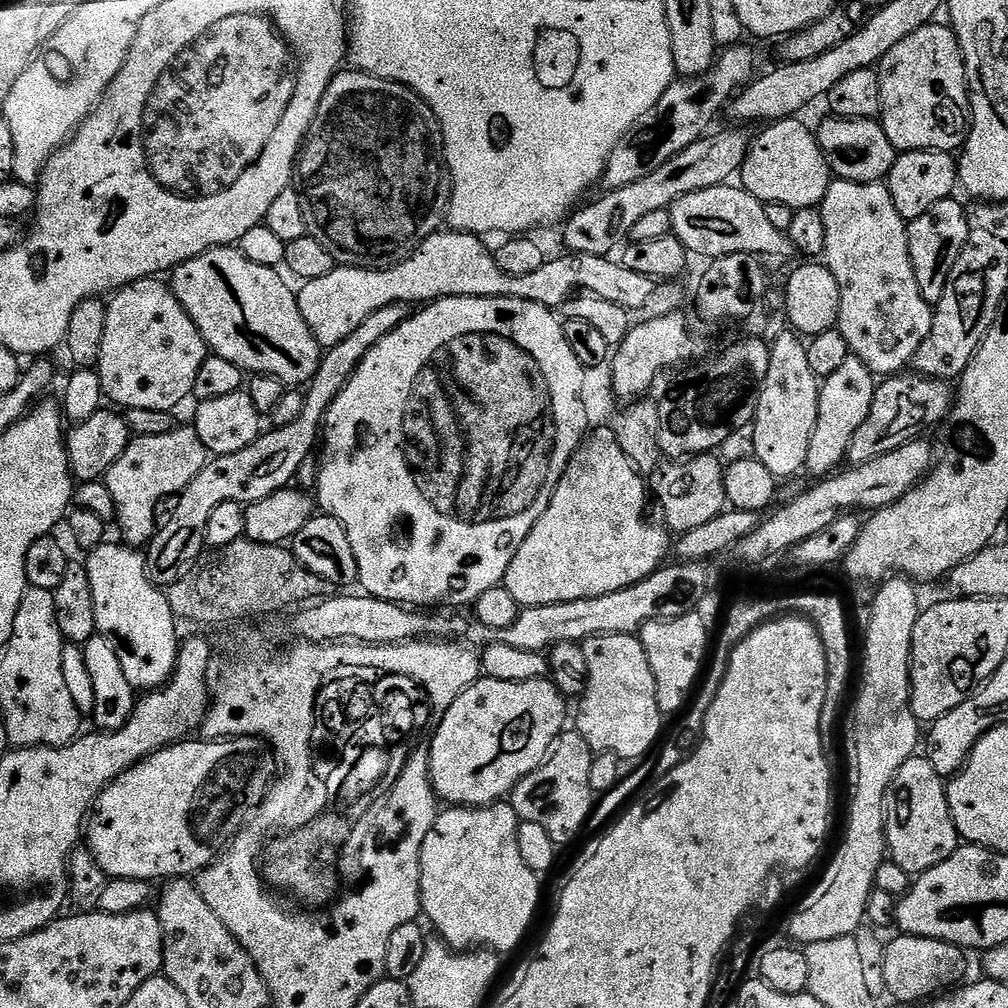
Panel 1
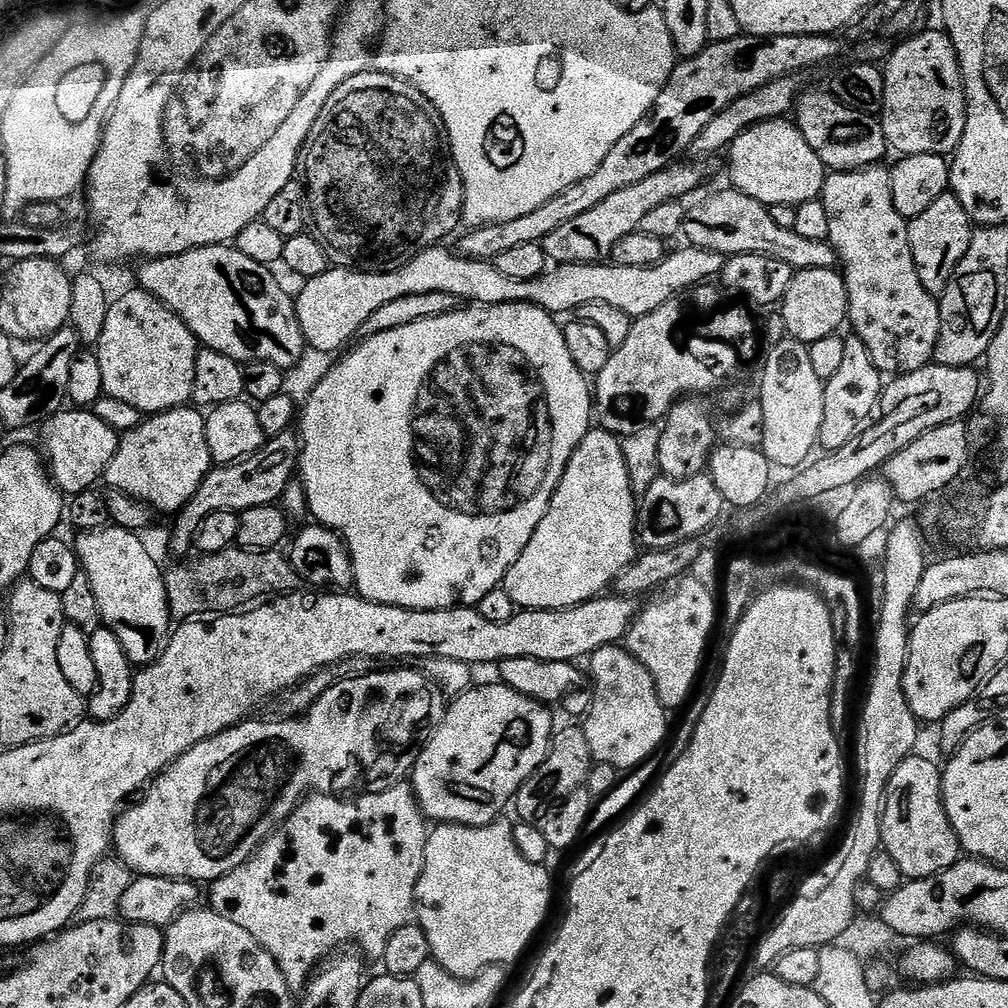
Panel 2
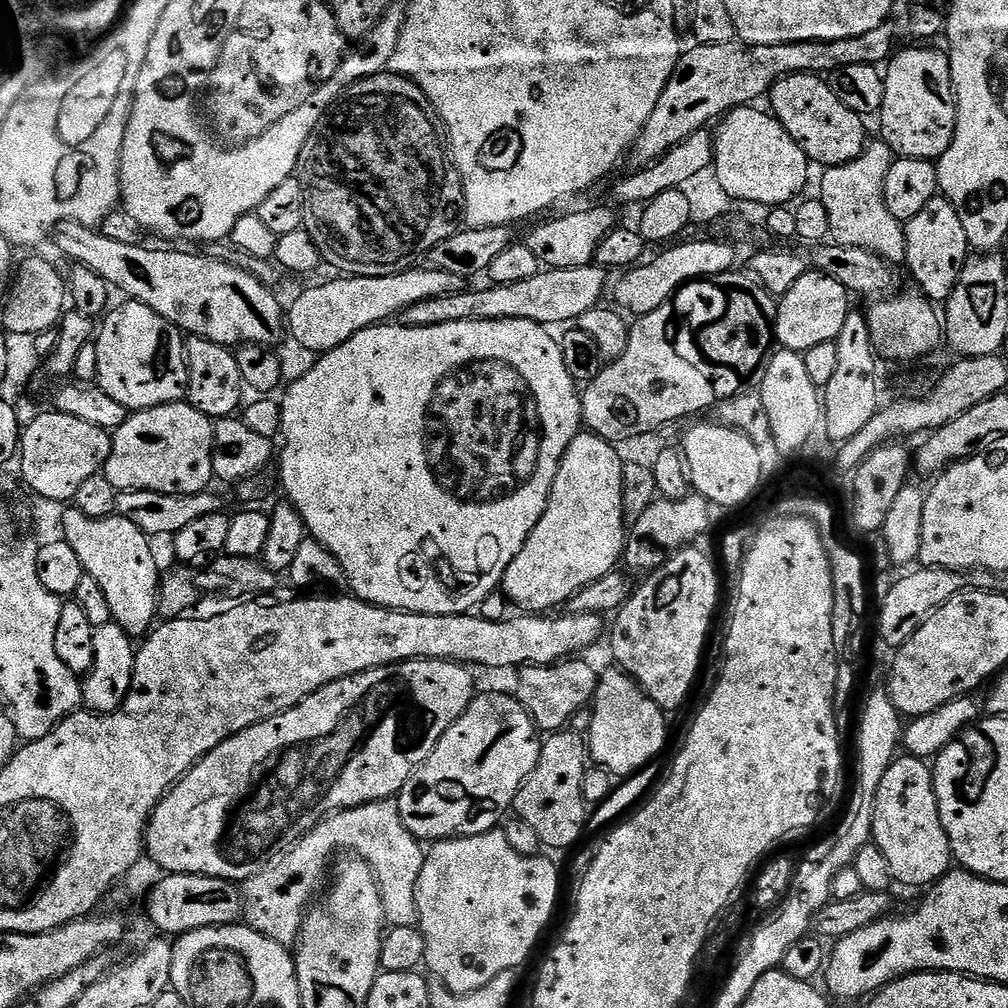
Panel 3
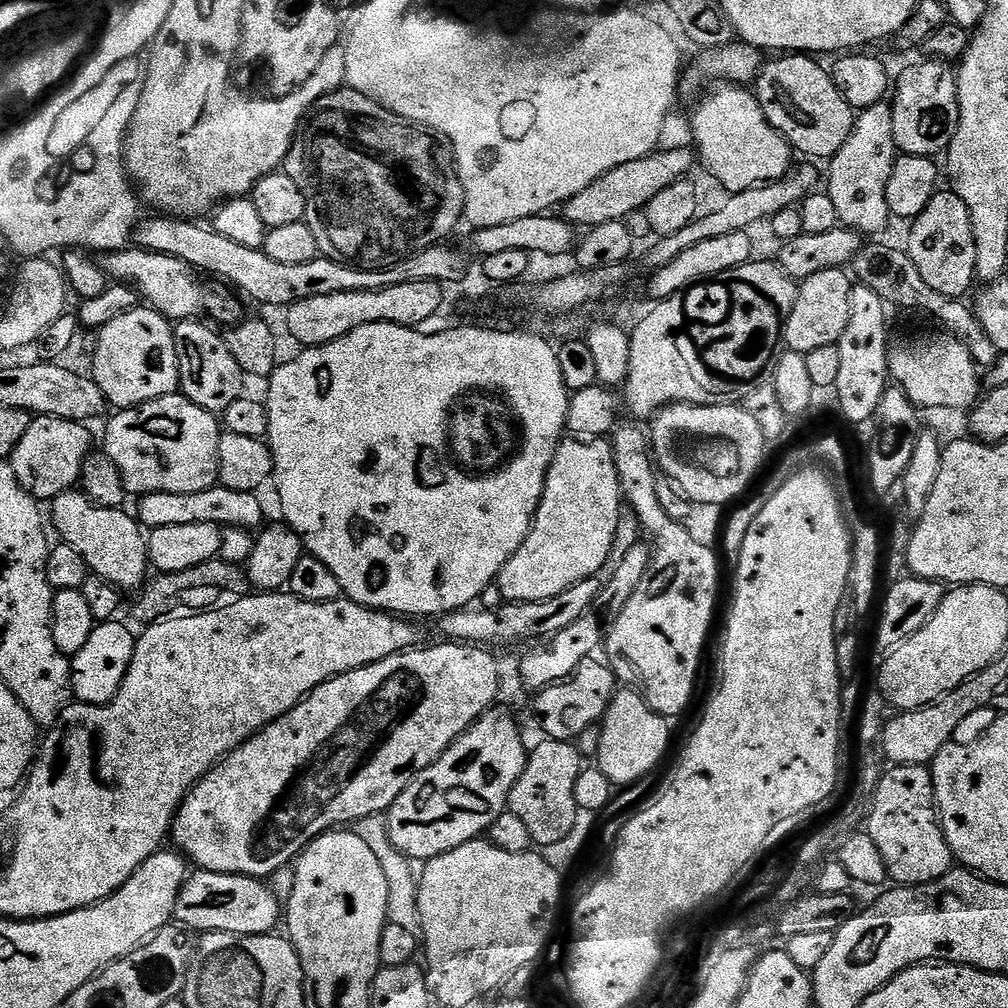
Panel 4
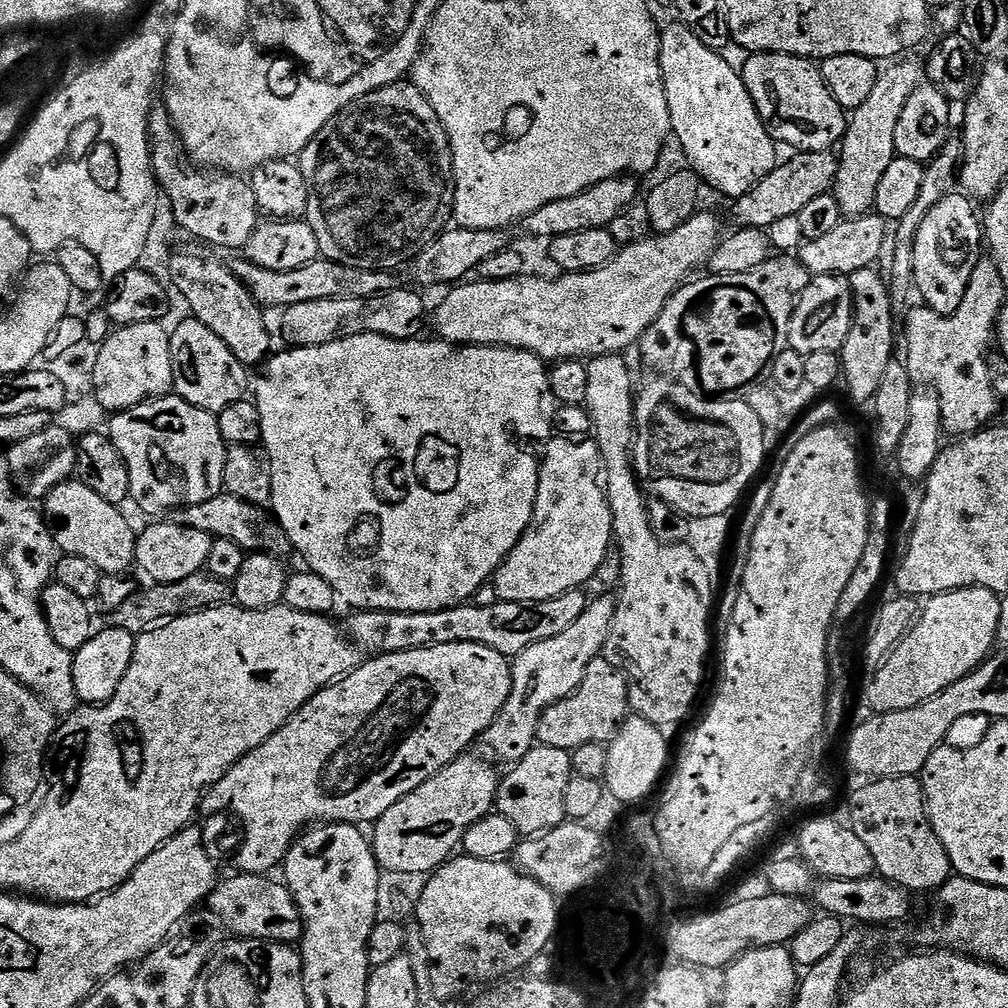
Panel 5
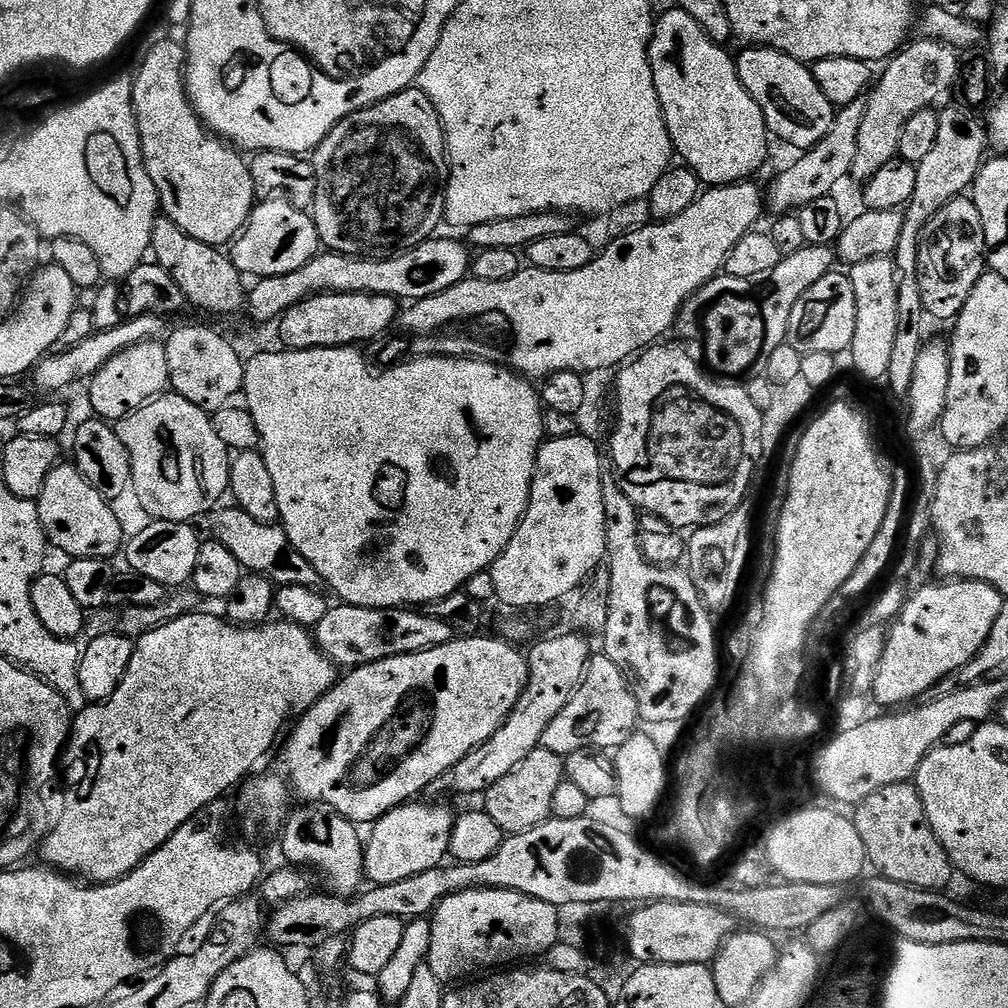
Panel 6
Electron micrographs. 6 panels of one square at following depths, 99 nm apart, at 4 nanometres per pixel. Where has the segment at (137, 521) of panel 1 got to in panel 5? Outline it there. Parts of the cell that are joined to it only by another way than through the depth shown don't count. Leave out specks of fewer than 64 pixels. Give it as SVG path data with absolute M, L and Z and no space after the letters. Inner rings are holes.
M169 394L161 396L158 400L148 400L145 404L139 404L133 408L128 408L124 412L115 413L107 421L107 435L111 436L114 446L118 446L118 454L122 454L122 458L126 462L126 470L130 474L130 490L132 491L131 503L136 503L144 512L149 512L152 518L156 518L159 512L171 514L182 508L189 508L192 504L201 504L202 502L210 502L210 498L221 495L224 492L224 475L226 474L226 454L229 445L225 444L222 438L222 430L218 430L218 422L216 416L206 410L198 410L198 406L190 406L190 402L186 402L181 396Z

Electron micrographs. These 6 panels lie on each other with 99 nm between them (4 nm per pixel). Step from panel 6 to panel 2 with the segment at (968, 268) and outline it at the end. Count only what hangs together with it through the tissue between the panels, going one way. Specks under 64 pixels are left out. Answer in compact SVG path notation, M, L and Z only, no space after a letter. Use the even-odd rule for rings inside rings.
M950 190L944 192L942 198L937 198L922 214L908 221L914 266L918 270L918 278L922 278L922 286L926 286L931 296L943 296L958 262L962 262L970 246L973 231L971 218L966 214L962 202L958 202L958 198Z

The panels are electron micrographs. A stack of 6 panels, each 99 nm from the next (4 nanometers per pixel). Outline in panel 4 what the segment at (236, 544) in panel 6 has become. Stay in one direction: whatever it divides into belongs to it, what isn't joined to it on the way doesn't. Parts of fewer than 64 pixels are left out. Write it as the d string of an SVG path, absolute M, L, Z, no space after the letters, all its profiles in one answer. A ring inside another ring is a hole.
M223 486L198 490L198 494L155 492L149 496L139 497L137 504L140 505L137 506L135 515L138 517L139 523L148 530L162 526L190 526L194 522L219 524L221 529L246 528L256 530L265 523L264 508L260 505L260 498L255 492L230 490Z

